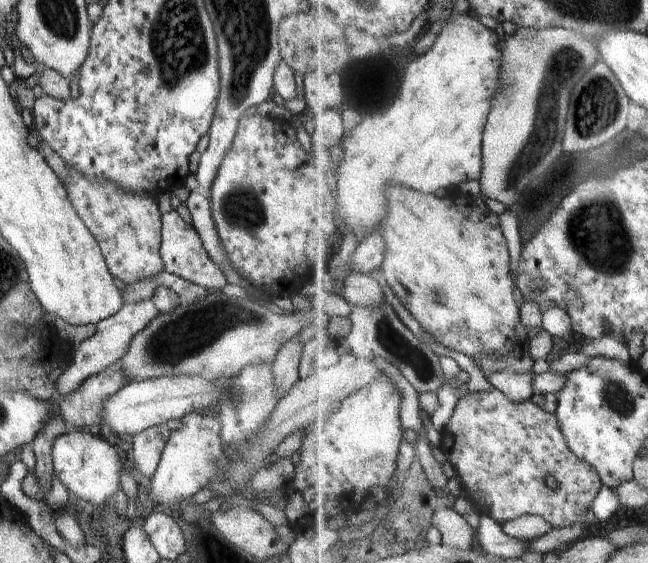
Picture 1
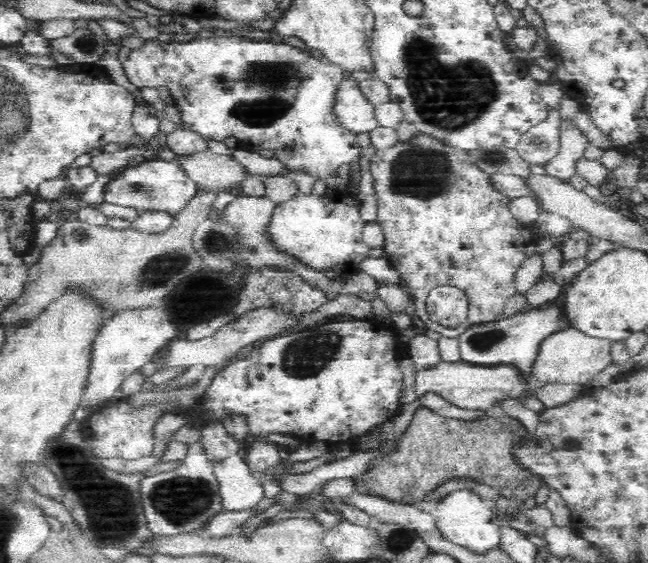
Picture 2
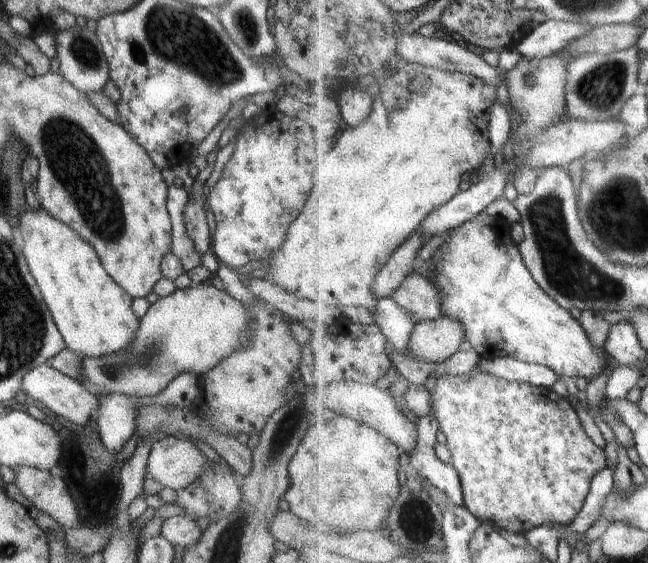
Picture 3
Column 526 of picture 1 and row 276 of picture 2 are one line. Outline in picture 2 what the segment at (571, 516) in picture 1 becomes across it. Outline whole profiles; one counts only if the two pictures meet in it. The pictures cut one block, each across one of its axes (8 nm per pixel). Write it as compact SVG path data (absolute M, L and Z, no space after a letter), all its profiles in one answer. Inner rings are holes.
M418 134L395 147L377 149L369 160L370 176L377 201L376 222L384 235L384 256L400 273L403 286L412 300L412 311L424 322L426 330L438 332L442 337L458 338L467 328L477 324L491 323L505 317L504 306L517 292L515 274L530 256L538 255L536 237L532 224L516 220L508 210L509 199L494 185L494 180L483 172L465 151L430 136ZM450 285L464 291L468 301L466 320L456 328L447 329L432 321L425 308L427 296L432 289Z

